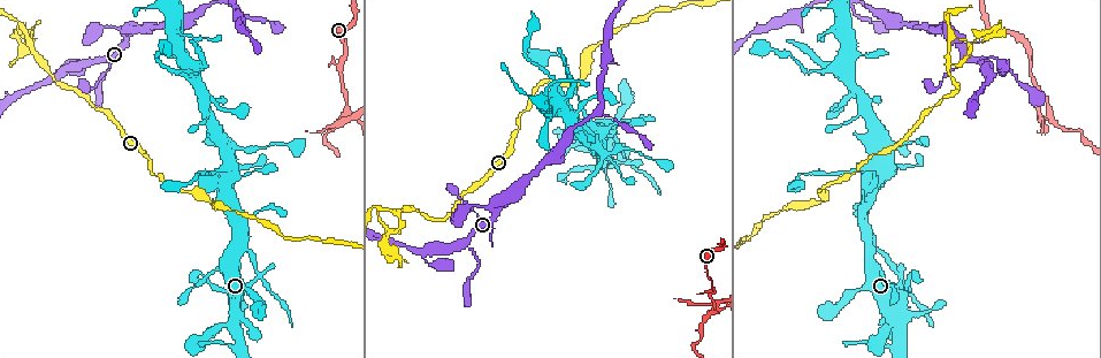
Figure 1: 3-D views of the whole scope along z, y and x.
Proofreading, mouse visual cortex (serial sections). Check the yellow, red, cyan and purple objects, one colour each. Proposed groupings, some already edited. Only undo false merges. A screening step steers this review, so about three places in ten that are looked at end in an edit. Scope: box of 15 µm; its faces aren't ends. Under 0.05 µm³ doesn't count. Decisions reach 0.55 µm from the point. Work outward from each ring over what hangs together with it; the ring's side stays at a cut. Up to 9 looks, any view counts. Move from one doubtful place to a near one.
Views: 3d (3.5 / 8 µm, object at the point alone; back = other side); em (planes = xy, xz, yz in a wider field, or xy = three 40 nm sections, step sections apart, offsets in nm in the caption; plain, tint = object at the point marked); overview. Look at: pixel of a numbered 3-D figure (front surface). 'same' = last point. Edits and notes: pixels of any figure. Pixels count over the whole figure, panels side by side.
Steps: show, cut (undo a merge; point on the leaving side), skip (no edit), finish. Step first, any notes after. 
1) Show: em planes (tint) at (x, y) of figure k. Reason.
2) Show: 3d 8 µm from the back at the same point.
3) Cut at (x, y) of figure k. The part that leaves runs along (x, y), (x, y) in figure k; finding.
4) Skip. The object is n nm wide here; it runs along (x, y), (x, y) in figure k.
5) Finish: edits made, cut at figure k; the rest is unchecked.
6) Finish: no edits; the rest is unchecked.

Show: 3d 3.5 µm at (624, 162) of figure 1. Sharp bend.

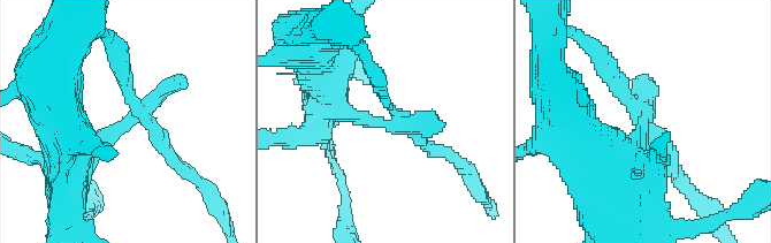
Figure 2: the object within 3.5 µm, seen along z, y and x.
Show: em xy step 3 (tint) at (645, 116) of figure 2.

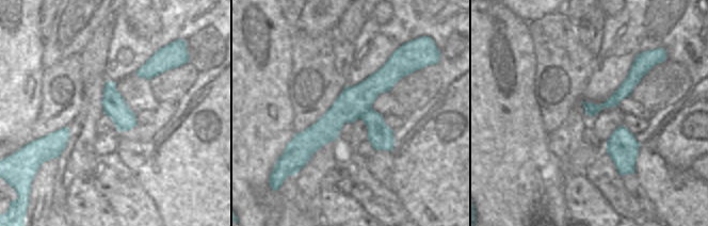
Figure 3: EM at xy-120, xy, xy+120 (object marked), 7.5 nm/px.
Skip. It runs along (406, 70), (392, 70), (290, 148) in figure 3; one cell here.

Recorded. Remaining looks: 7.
Show: 3d 3.5 µm at (227, 175) of figure 1. A fork.

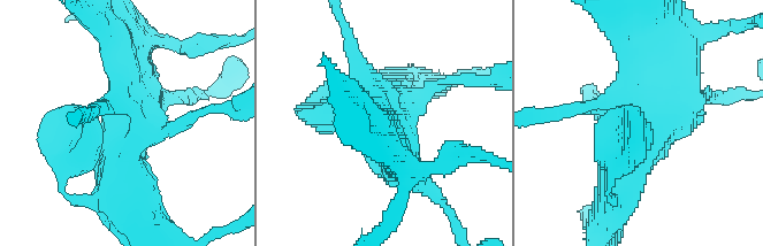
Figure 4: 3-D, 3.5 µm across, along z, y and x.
Skip. It runs along (617, 182), (670, 90), (666, 51) in figure 4; continuous, no second cell.

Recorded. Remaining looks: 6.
Show: 3d 3.5 µm at (818, 73) of figure 1. Thick turns thin.

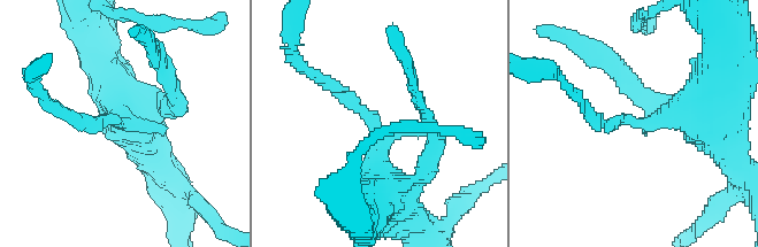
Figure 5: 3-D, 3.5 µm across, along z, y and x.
Show: em xy step 5 (tint) at (633, 119) of figure 5.

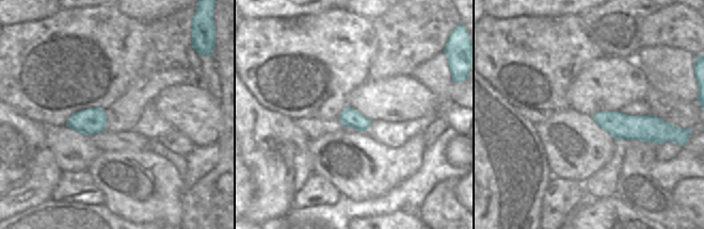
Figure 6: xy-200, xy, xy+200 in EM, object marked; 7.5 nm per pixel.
Skip. It runs along (387, 200), (380, 132), (316, 76) in figure 5; one cell here.

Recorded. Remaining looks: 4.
Show: 3d 3.5 µm from the back at (855, 12) of figure 1. Narrows sharply.

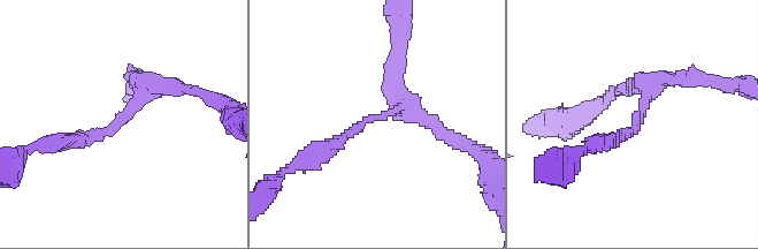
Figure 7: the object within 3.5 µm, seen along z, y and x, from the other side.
Show: em planes (tint) at (114, 127) of figure 7. The arms are 200, 250 nm wide.

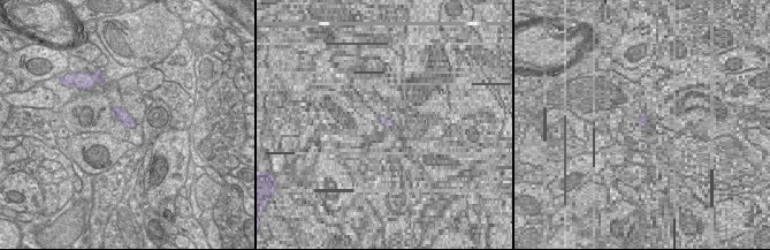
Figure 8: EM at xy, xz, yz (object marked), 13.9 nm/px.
Skip. It runs along (165, 85), (105, 131), (51, 142) in figure 7; continuous, no second cell.

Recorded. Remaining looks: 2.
Finish: no edits; the rest is unchecked.

